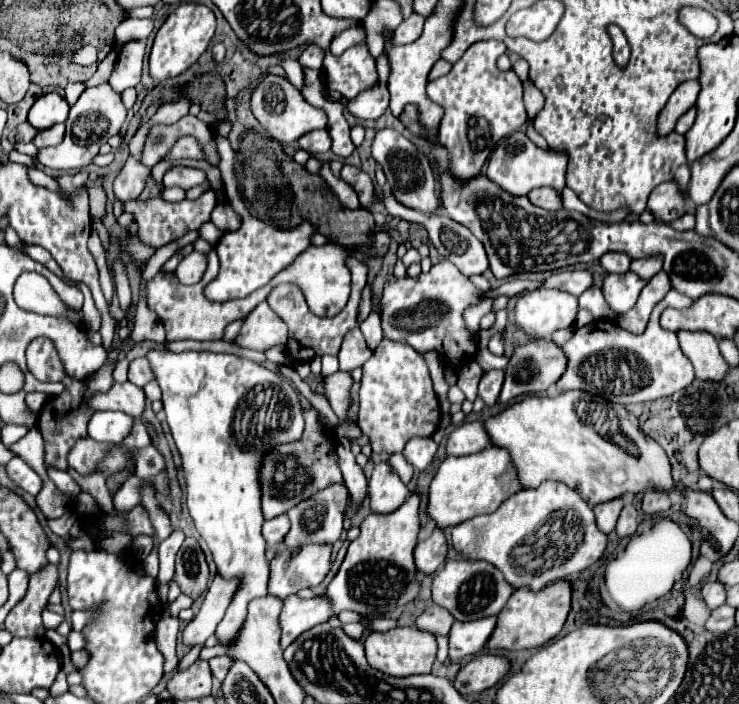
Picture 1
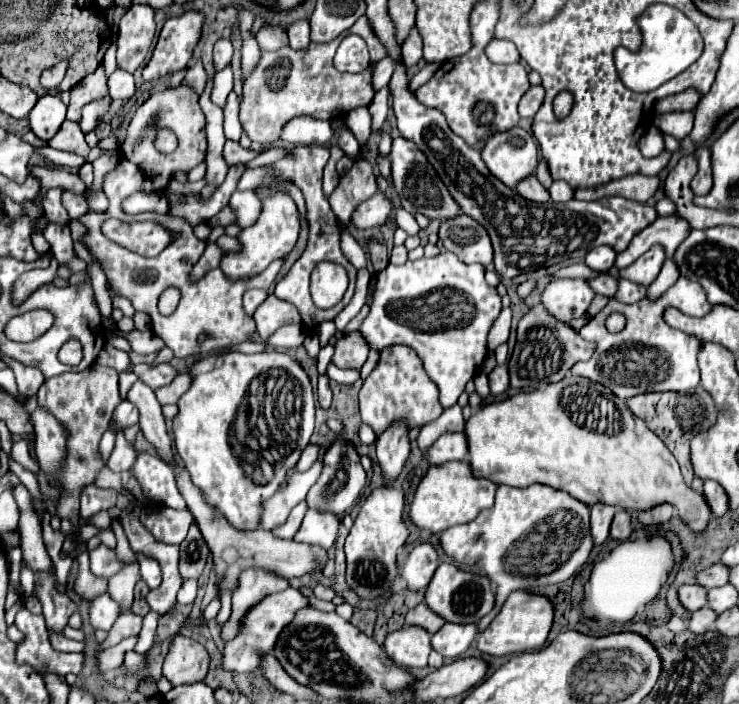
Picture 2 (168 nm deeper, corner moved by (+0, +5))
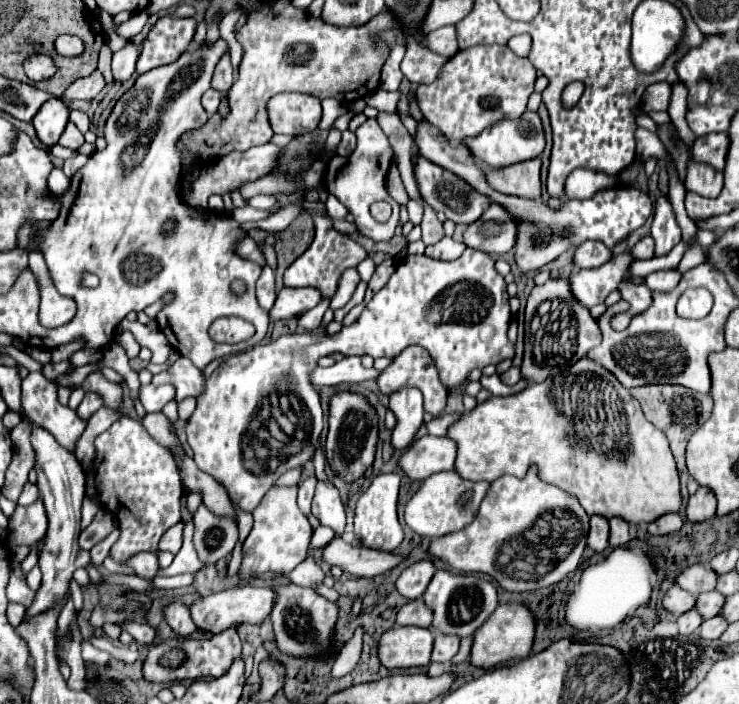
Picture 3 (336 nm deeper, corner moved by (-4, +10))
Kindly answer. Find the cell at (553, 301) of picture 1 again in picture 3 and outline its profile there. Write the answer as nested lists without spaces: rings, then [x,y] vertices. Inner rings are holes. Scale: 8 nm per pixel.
[[[631,251],[613,255],[611,261],[607,261],[601,267],[595,269],[579,269],[569,277],[571,289],[577,301],[581,301],[585,307],[599,305],[607,299],[611,291],[619,287],[619,283],[629,275],[629,265],[635,261]]]

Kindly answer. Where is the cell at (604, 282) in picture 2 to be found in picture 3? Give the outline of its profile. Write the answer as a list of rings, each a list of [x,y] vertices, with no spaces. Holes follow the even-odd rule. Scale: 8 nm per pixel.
[[[627,279],[619,285],[623,299],[631,305],[631,313],[643,313],[651,305],[651,291],[645,285],[633,285]]]

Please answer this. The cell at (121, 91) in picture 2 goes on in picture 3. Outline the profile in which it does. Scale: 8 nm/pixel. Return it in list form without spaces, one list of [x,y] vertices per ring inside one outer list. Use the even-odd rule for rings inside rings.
[[[127,43],[121,51],[113,53],[113,77],[117,81],[125,81],[135,73],[135,63],[139,57],[139,47],[135,43]]]

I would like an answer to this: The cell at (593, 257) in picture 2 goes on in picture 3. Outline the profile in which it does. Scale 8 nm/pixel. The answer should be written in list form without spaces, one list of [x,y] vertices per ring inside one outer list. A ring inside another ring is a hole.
[[[585,241],[585,245],[579,245],[573,253],[573,263],[579,269],[591,269],[607,263],[613,257],[613,253],[599,241]]]

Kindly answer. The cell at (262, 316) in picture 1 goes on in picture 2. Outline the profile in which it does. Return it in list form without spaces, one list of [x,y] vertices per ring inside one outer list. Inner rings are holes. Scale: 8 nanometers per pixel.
[[[269,294],[265,298],[265,302],[255,310],[253,320],[255,320],[259,336],[263,340],[267,340],[281,326],[297,324],[299,322],[299,312],[289,302],[283,302],[279,298],[275,298],[273,294]]]

